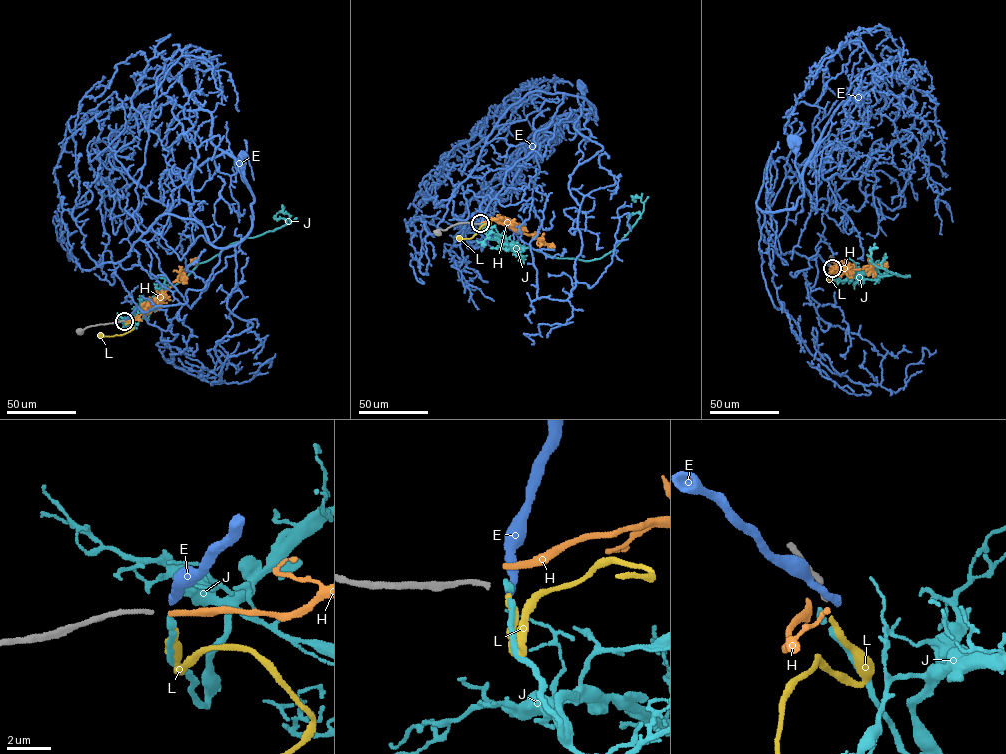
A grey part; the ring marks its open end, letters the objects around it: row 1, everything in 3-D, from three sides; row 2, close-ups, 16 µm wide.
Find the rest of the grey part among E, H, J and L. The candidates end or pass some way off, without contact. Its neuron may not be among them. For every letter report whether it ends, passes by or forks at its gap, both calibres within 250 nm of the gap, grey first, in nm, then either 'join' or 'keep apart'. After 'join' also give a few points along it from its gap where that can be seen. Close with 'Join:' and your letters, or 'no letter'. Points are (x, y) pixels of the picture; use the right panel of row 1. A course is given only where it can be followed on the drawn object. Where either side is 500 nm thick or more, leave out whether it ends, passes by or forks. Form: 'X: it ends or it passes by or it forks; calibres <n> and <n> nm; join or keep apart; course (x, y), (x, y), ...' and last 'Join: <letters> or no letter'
E: it ends; calibres 200 and 360 nm; keep apart
H: it ends; calibres 200 and 240 nm; keep apart
J: it ends; calibres 200 and 280 nm; join; course (832, 269), (838, 278), (841, 273), (850, 272), (910, 277), (873, 264), (870, 250), (878, 248)
L: it ends; calibres 200 and 280 nm; keep apart
Join: J

